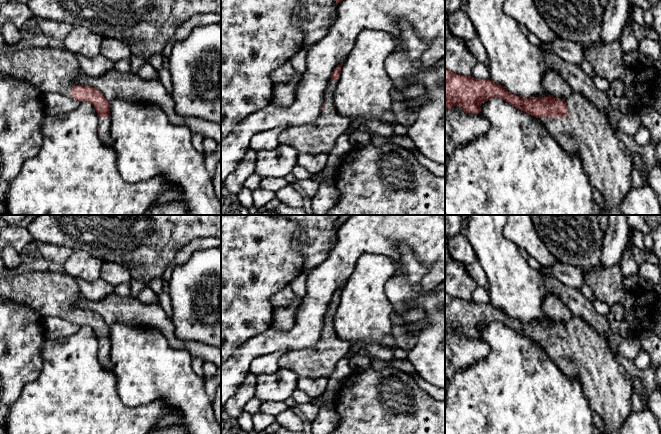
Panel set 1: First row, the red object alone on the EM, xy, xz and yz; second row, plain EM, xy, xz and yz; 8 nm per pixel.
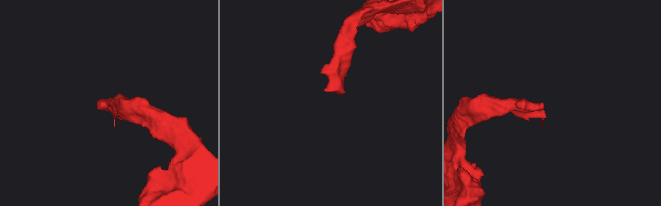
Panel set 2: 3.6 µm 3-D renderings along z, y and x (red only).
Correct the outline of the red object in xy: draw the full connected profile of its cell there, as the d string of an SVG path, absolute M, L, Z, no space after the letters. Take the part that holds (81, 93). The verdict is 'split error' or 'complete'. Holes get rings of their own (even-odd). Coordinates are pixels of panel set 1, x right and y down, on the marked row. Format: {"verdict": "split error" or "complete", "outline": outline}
{"verdict": "split error", "outline": "M31 47L24 50L13 50L0 52L0 77L10 76L15 79L24 80L41 91L55 92L70 95L74 99L90 102L99 117L98 137L105 146L112 146L109 133L111 127L110 102L102 93L90 86L75 86L76 76L82 72L75 54L64 48Z"}

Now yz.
{"verdict": "split error", "outline": "M445 69L445 107L459 106L465 113L479 114L480 105L491 98L500 98L513 107L534 116L541 122L568 153L577 153L582 161L593 190L598 190L605 199L608 215L623 215L620 205L632 188L633 157L620 141L606 115L580 93L573 92L566 100L553 95L546 97L520 98L509 93L502 85L490 79L476 79Z"}

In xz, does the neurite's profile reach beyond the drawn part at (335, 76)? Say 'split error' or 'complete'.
split error

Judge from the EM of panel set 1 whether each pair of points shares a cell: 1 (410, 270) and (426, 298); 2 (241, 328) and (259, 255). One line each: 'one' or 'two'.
1: one
2: one

